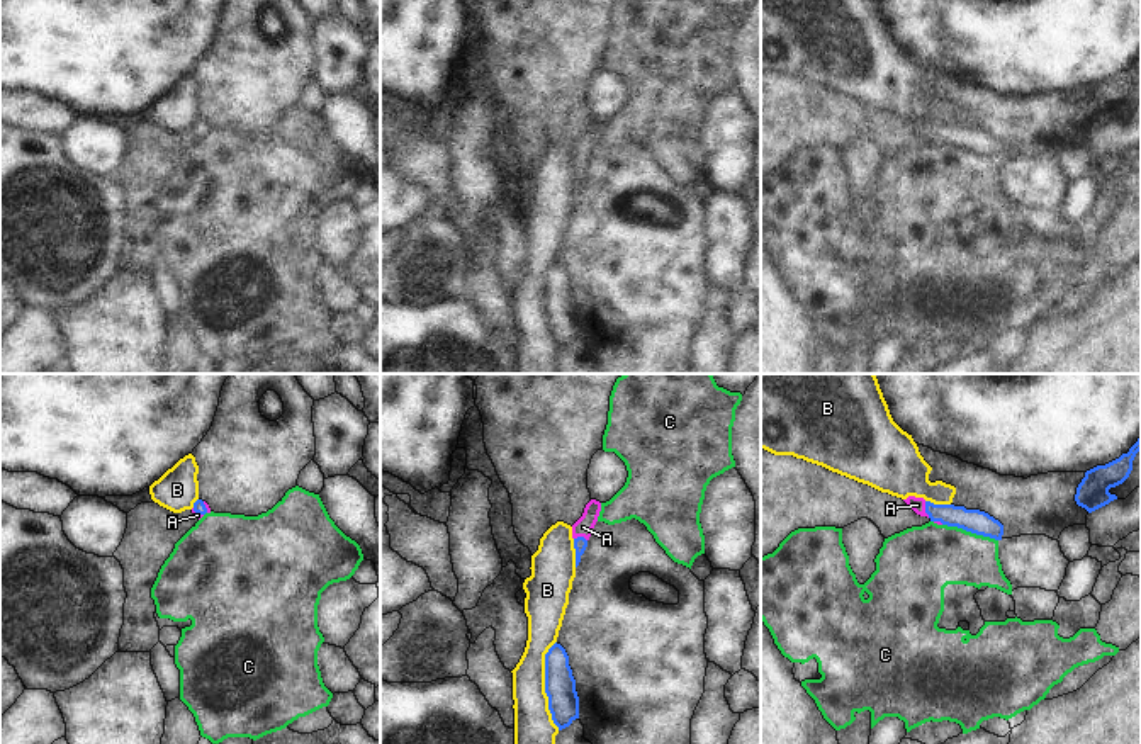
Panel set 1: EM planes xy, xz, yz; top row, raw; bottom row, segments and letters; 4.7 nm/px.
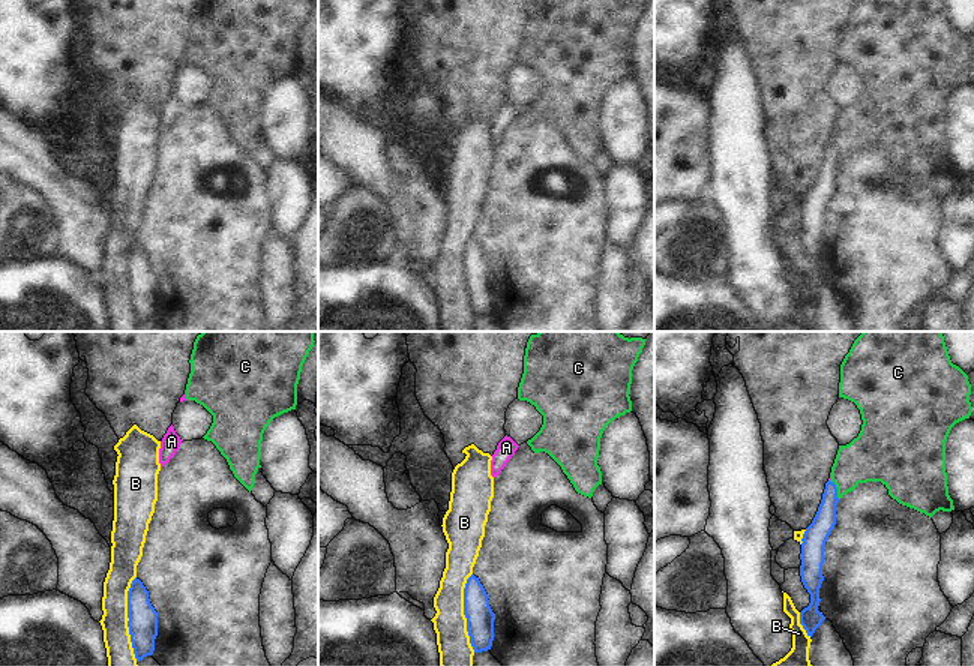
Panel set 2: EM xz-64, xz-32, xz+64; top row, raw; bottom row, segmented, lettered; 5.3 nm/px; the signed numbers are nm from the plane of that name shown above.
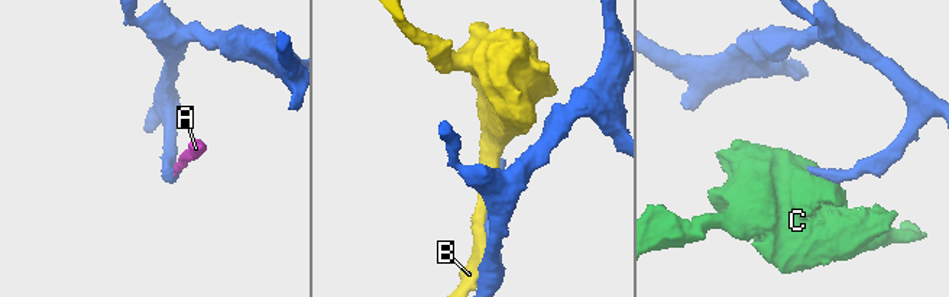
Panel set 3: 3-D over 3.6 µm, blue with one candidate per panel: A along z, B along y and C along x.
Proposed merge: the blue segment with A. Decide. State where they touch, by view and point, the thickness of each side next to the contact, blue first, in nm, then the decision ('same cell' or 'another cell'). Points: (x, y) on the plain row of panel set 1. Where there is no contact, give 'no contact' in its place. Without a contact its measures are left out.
yz (926, 129) | 110/70 nm | same cell

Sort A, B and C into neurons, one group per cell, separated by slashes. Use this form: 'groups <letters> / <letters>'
groups A / B / C

